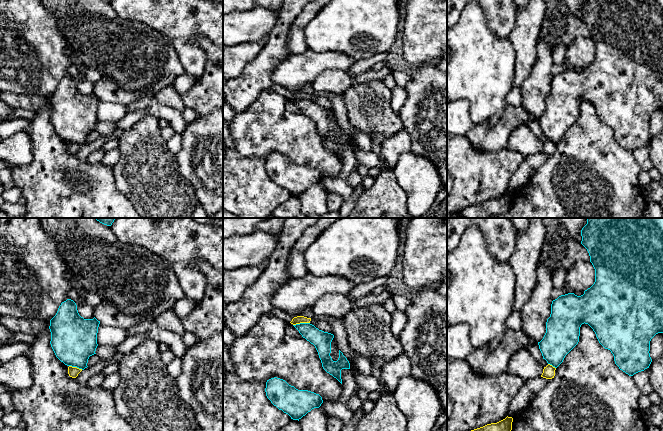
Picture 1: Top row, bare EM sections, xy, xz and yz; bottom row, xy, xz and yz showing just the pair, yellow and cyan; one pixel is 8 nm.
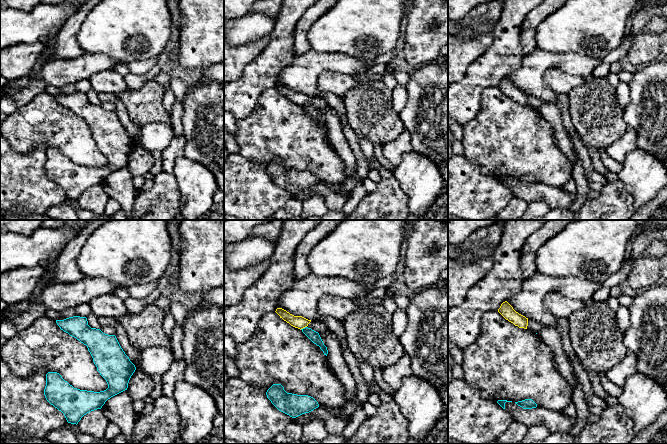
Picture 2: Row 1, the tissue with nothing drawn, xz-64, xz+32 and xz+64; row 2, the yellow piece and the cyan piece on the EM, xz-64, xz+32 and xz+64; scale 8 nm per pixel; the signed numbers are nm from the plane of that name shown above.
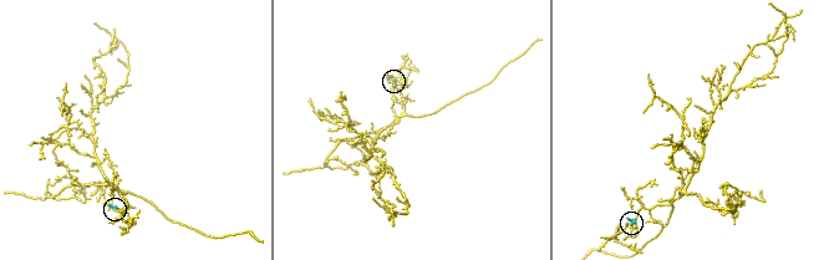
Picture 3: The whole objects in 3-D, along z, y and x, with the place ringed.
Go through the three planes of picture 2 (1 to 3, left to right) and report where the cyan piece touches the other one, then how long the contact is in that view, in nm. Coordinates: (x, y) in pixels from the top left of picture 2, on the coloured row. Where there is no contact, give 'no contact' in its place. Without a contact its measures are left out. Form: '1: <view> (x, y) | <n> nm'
1: no contact
2: xz+32 (303, 327) | 60 nm
3: no contact

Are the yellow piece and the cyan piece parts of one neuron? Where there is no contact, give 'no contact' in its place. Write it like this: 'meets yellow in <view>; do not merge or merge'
meets yellow in xz; do not merge

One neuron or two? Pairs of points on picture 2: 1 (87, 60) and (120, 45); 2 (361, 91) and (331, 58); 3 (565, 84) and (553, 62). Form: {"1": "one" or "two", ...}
{"1": "two", "2": "two", "3": "two"}

